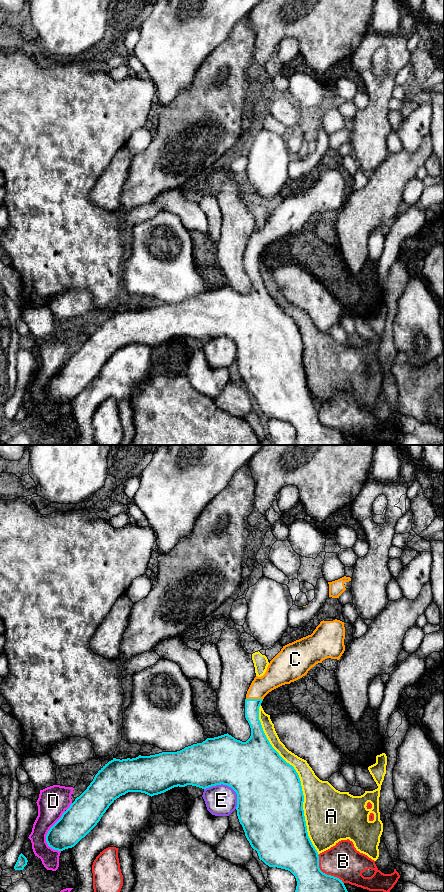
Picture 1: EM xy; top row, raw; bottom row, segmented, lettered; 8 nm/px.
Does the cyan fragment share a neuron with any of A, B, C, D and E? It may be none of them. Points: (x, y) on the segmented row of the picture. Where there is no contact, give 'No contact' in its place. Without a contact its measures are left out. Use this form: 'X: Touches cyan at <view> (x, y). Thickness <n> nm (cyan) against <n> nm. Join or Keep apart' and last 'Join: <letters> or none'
A: Touches cyan at xy (299, 779). Thickness 500 nm (cyan) against 280 nm. Keep apart
B: Touches cyan at xy (324, 873). Thickness 280 nm (cyan) against 280 nm. Keep apart
C: Touches cyan at xy (254, 699). Thickness 110 nm (cyan) against 180 nm. Join
D: Touches cyan at xy (51, 827). Thickness 260 nm (cyan) against 240 nm. Keep apart
E: Touches cyan at xy (228, 785). Thickness 460 nm (cyan) against 260 nm. Keep apart
Join: C

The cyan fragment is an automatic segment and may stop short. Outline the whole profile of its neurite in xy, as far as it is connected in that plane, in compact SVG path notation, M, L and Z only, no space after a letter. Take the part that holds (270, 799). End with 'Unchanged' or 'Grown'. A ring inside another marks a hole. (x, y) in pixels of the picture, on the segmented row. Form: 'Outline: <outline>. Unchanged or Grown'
Outline: M340 620L321 621L311 635L289 643L270 661L265 674L256 676L252 681L245 699L245 718L251 728L251 736L246 742L224 734L207 738L202 743L193 744L177 752L162 752L150 756L139 755L136 758L113 758L95 775L87 789L75 799L61 818L50 828L46 842L54 850L63 851L74 847L100 821L109 806L120 796L128 792L141 792L149 796L164 793L174 787L187 785L206 789L216 785L227 785L237 794L237 816L251 847L257 851L259 859L269 867L290 871L296 878L295 892L348 892L342 880L323 873L319 868L319 854L313 846L307 832L303 810L304 795L298 773L272 747L259 720L259 707L264 697L272 690L294 682L318 663L327 658L339 660L345 651L345 627Z. Grown

